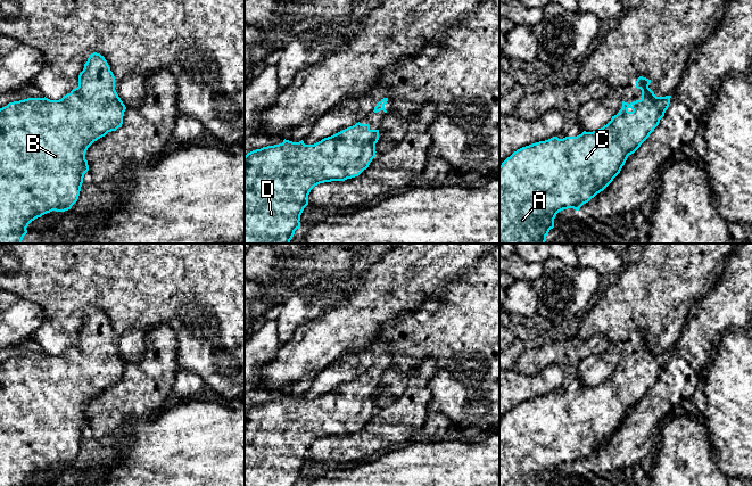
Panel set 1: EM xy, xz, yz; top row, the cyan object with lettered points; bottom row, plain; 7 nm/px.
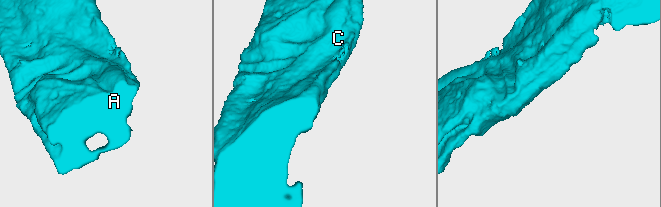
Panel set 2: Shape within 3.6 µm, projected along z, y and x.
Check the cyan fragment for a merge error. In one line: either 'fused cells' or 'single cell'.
single cell

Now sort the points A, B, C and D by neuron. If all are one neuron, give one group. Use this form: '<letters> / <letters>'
A B C D

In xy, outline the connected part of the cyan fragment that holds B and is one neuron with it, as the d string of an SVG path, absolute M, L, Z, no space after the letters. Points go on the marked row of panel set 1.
M97 52L90 55L88 61L84 64L84 68L78 75L78 87L61 99L50 100L46 97L27 98L9 102L7 106L0 108L0 244L22 244L24 236L27 233L26 228L32 221L52 211L65 212L72 208L78 199L84 174L89 171L88 160L85 159L88 148L108 132L122 127L125 109L125 105L115 90L114 74L105 57Z

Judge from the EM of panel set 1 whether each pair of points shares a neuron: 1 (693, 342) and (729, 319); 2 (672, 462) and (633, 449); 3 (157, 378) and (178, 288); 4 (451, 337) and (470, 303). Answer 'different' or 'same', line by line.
1: same
2: different
3: different
4: same

